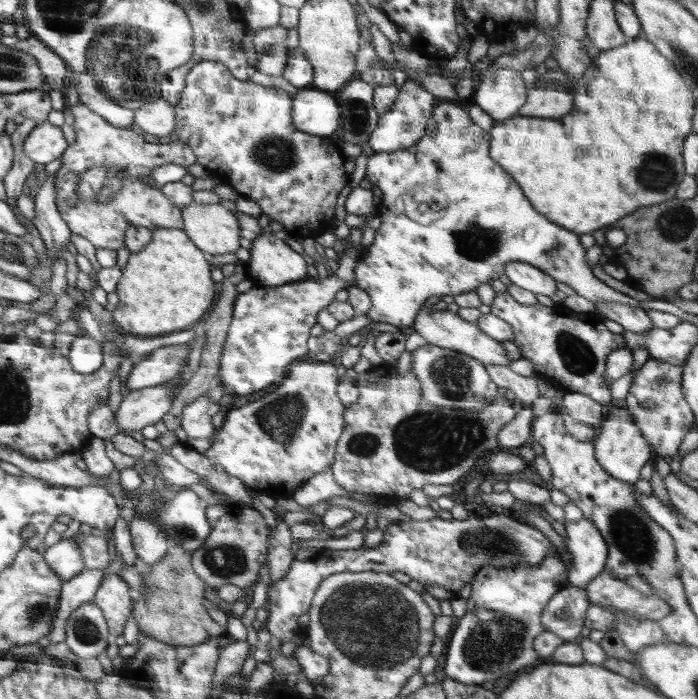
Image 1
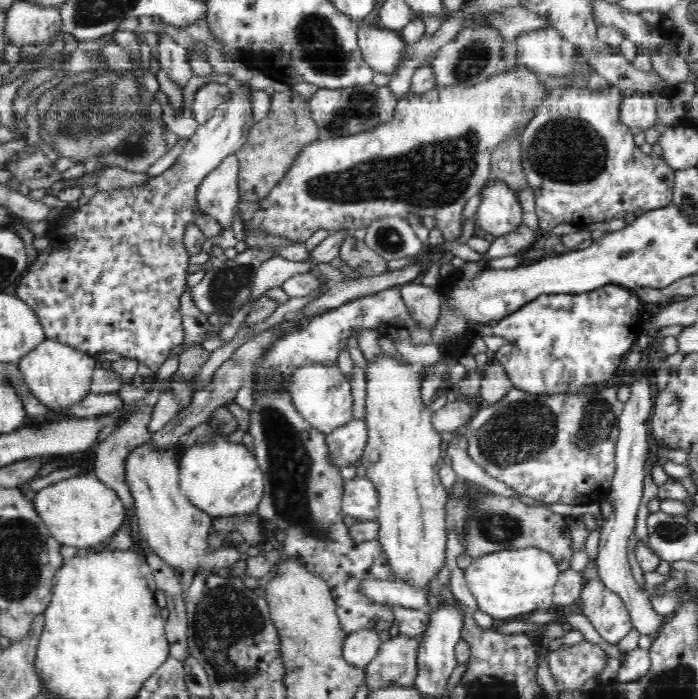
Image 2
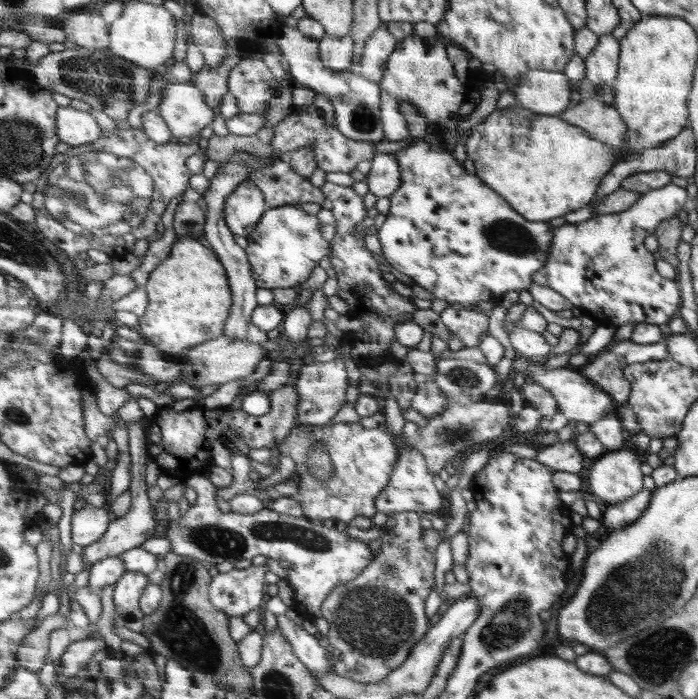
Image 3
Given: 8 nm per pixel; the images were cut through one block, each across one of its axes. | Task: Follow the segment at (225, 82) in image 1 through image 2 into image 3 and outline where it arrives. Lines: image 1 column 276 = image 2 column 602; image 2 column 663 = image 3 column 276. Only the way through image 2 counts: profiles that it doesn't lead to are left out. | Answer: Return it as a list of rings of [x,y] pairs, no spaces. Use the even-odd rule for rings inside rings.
[[[286,159],[279,165],[256,168],[247,175],[245,181],[258,186],[272,207],[288,204],[300,206],[304,202],[322,205],[325,200],[321,188],[312,186],[310,180],[297,173]]]

